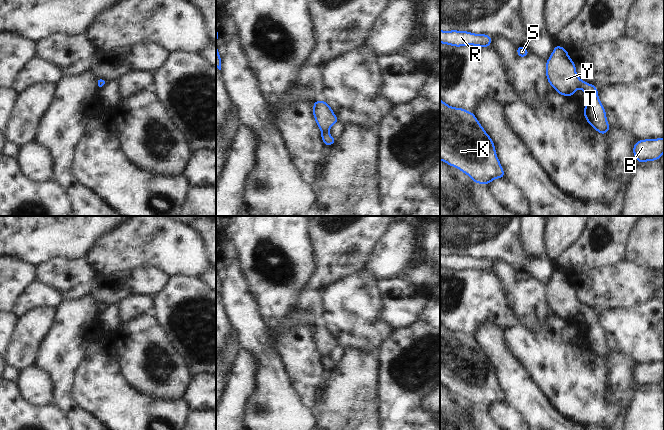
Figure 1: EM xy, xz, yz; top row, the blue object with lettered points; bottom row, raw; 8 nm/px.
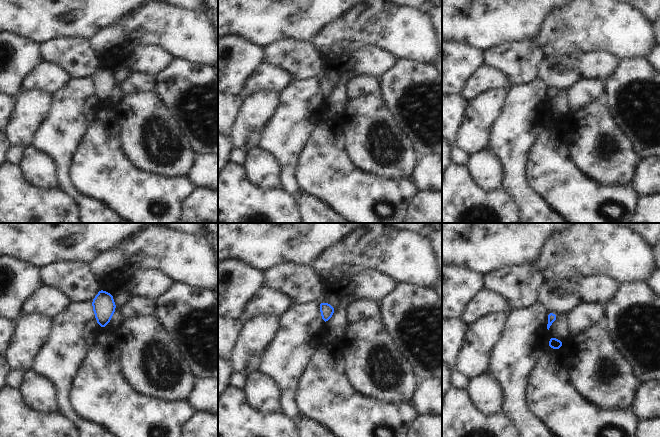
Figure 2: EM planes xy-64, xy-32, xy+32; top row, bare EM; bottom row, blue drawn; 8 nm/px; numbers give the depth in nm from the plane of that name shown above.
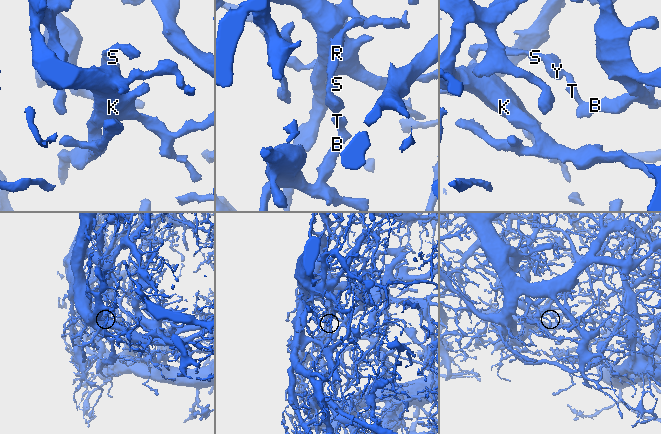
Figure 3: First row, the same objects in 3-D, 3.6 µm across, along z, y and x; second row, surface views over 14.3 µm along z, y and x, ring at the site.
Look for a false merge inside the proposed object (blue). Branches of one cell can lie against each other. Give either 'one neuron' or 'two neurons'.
one neuron

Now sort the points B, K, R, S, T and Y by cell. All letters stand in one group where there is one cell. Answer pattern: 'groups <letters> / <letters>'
groups B K R S T Y

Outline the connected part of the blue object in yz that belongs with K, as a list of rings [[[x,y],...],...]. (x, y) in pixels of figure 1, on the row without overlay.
[[[440,322],[440,384],[467,398],[475,407],[488,409],[505,397],[496,379],[491,361],[486,357],[473,336],[455,332]]]

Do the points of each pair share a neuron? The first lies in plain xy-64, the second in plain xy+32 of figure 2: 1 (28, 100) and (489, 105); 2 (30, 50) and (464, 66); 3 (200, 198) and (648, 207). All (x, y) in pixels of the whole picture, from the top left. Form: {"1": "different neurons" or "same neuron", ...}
{"1": "same neuron", "2": "same neuron", "3": "same neuron"}

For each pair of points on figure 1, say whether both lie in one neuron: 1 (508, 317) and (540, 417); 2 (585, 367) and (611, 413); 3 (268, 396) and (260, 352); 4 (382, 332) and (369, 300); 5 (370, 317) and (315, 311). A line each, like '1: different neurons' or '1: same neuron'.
1: different neurons
2: same neuron
3: same neuron
4: same neuron
5: different neurons

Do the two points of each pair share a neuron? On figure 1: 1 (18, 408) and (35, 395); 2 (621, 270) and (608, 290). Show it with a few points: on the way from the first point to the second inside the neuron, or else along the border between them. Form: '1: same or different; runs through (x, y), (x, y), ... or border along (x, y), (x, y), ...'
1: different; border along (15, 383), (26, 401), (36, 406), (50, 405)
2: same; runs through (621, 275), (613, 285)

